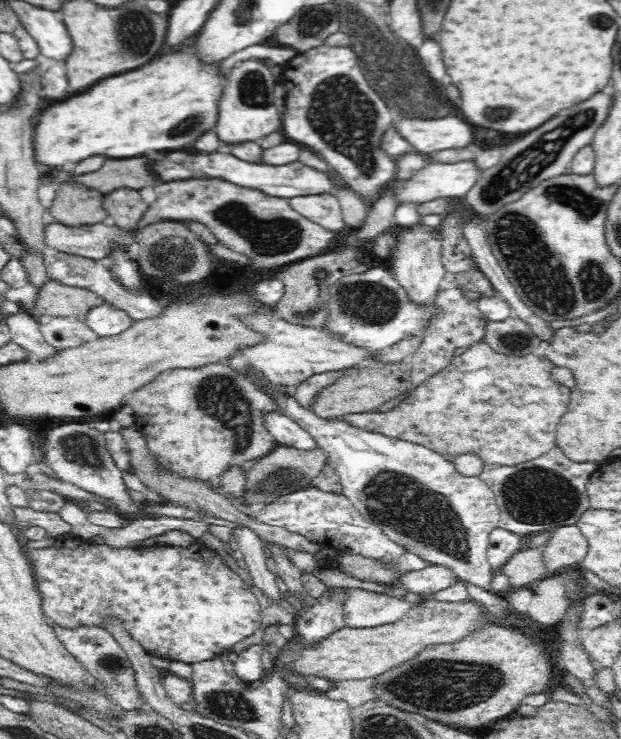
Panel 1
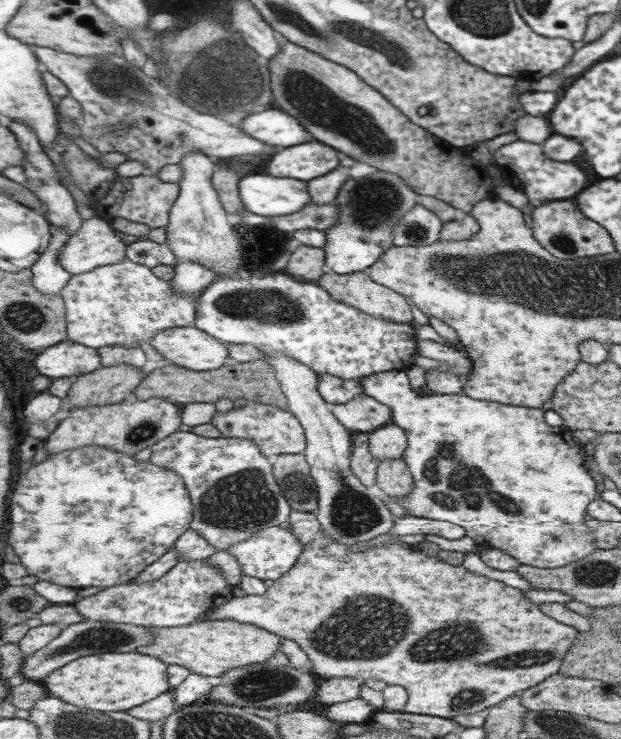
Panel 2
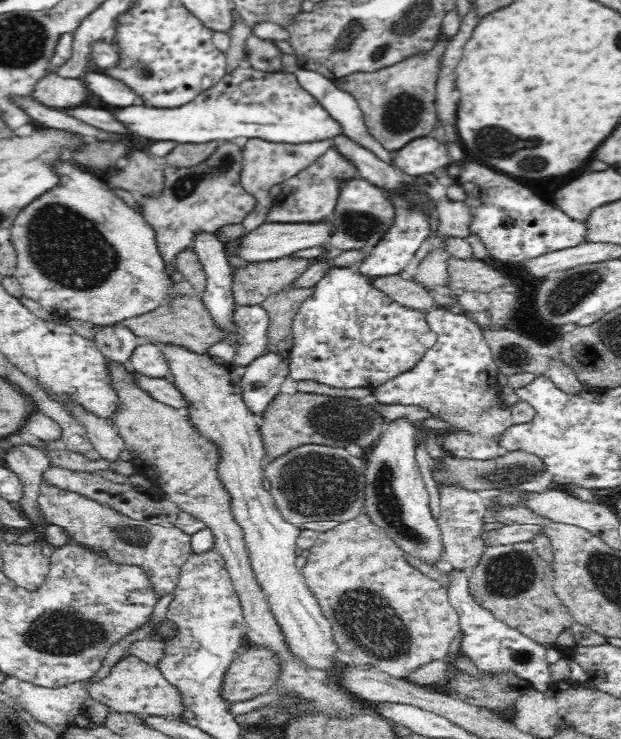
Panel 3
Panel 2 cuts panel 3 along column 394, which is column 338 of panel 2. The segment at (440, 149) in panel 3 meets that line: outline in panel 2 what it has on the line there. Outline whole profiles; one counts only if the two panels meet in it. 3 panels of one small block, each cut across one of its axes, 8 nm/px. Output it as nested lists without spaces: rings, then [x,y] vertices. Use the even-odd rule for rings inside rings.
[[[315,140],[282,148],[265,163],[267,168],[263,173],[277,178],[295,178],[308,182],[333,171],[339,166],[337,151]]]

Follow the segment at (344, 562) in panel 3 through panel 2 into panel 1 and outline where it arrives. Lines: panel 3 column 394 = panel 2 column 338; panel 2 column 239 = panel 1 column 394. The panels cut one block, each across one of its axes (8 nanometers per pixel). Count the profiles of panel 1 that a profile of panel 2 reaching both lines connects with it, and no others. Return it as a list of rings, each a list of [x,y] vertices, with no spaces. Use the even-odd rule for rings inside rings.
[[[364,589],[345,592],[345,627],[368,629],[399,622],[407,616],[411,604],[396,597]]]

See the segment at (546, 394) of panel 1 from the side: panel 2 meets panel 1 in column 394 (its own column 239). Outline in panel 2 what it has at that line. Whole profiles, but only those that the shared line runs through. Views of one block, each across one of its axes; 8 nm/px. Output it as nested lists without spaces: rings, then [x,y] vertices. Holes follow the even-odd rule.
[[[249,404],[243,407],[231,407],[227,412],[214,413],[210,424],[219,430],[221,437],[252,439],[257,446],[260,446],[266,457],[303,453],[307,444],[304,428],[300,426],[296,415],[271,405]]]

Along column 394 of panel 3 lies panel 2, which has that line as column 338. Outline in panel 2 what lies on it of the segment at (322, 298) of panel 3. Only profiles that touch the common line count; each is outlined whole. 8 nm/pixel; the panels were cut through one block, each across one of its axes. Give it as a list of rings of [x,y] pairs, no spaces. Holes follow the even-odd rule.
[[[283,273],[263,278],[241,277],[217,279],[199,293],[194,326],[221,342],[229,342],[229,345],[251,345],[263,354],[281,351],[316,371],[317,375],[330,374],[345,382],[383,371],[401,371],[413,362],[415,330],[410,323],[389,322],[388,319],[365,314],[347,303],[337,302],[320,285],[297,282],[292,276],[283,276]]]

